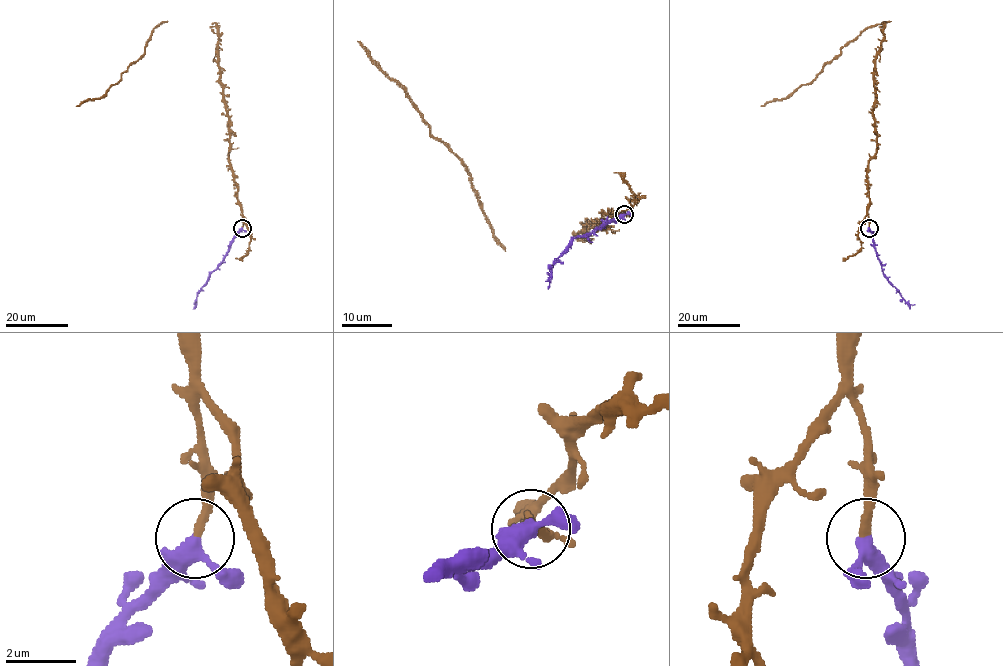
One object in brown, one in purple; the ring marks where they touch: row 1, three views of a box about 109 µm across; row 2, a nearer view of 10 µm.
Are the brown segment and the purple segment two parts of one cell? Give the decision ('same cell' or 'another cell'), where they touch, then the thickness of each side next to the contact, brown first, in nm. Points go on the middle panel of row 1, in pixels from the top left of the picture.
same cell; place (624, 214); calibres 260 and 360 nm

